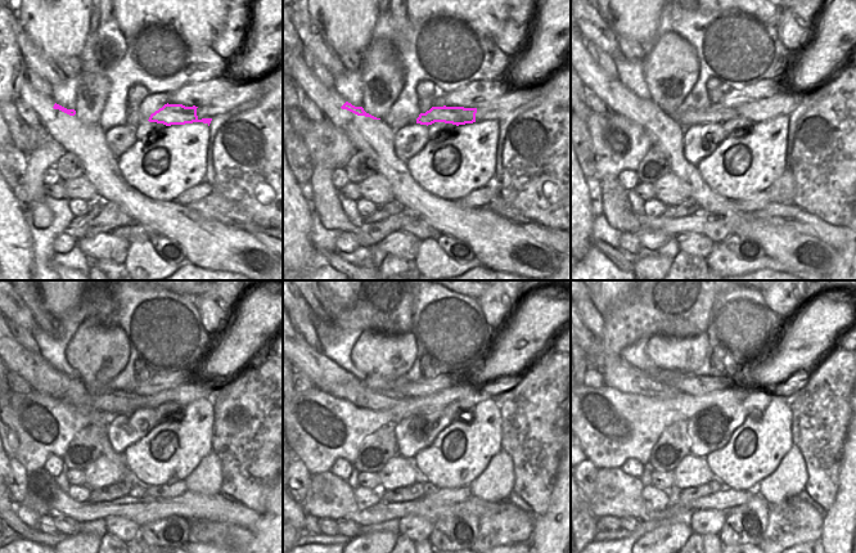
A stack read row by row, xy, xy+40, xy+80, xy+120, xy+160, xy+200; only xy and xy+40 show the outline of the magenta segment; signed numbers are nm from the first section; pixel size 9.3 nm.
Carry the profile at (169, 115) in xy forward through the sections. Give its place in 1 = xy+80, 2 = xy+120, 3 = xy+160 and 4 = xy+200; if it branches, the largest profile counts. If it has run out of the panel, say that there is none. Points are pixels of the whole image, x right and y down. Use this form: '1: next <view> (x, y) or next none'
1: next xy+80 (716, 113)
2: next xy+120 (120, 403)
3: next xy+160 (355, 391)
4: next xy+200 (627, 378)

